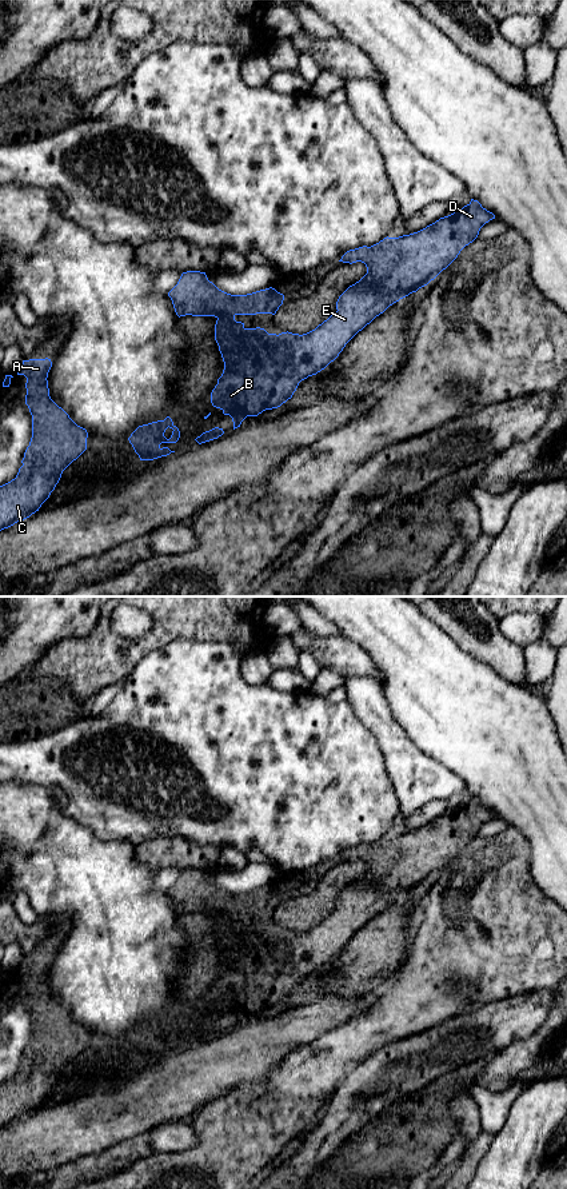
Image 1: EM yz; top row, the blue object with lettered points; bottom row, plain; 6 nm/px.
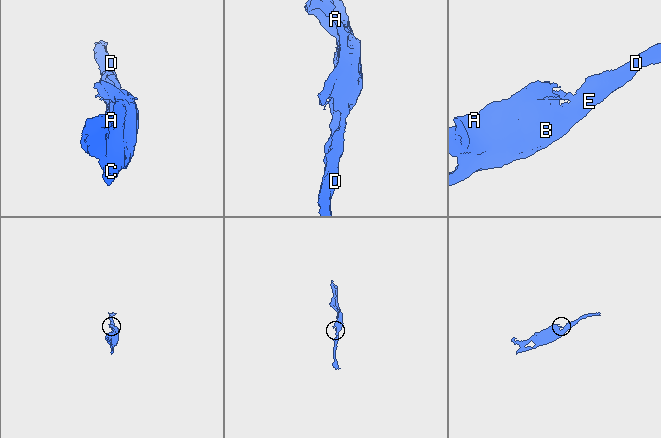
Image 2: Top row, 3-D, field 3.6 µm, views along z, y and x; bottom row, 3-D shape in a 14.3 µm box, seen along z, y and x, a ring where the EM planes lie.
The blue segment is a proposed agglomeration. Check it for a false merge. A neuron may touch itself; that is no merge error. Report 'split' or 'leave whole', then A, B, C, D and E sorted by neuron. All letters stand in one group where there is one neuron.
leave whole; groups A B C D E

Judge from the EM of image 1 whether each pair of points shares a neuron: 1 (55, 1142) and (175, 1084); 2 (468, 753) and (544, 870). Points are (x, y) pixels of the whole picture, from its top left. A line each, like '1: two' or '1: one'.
1: one
2: one

